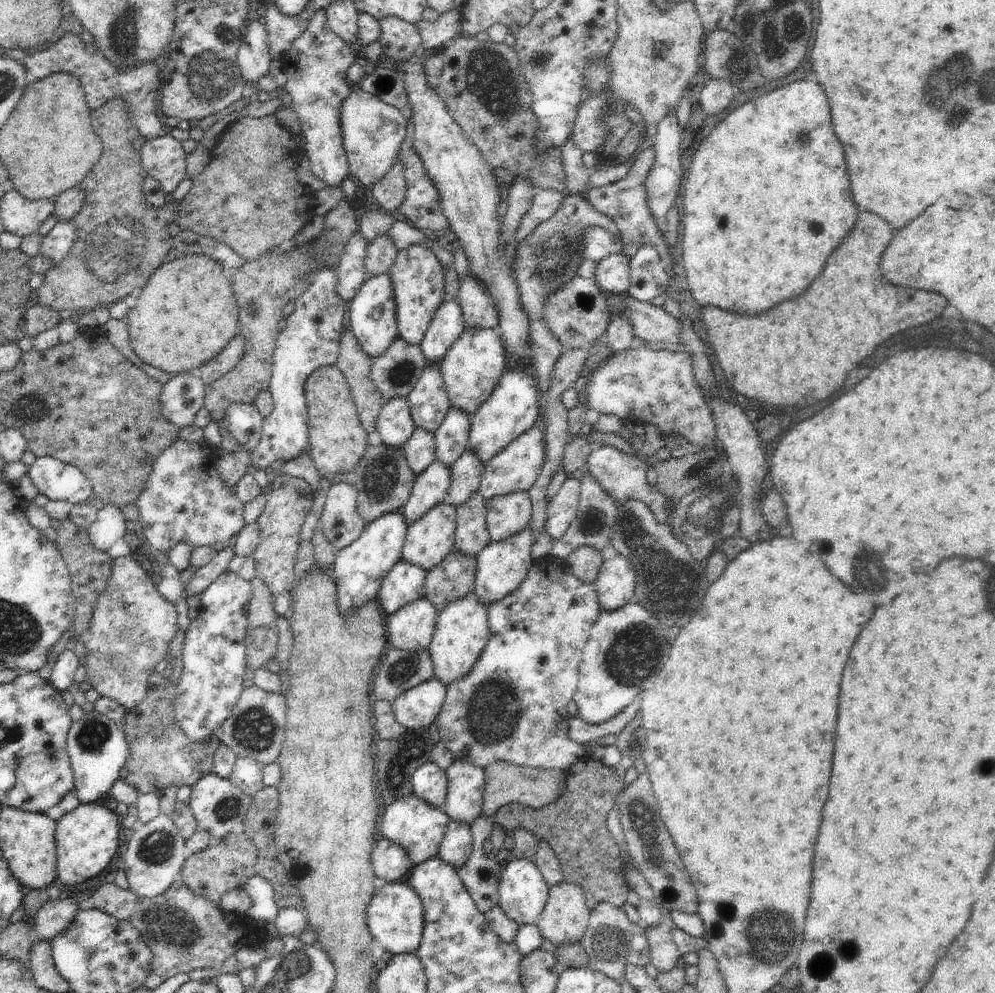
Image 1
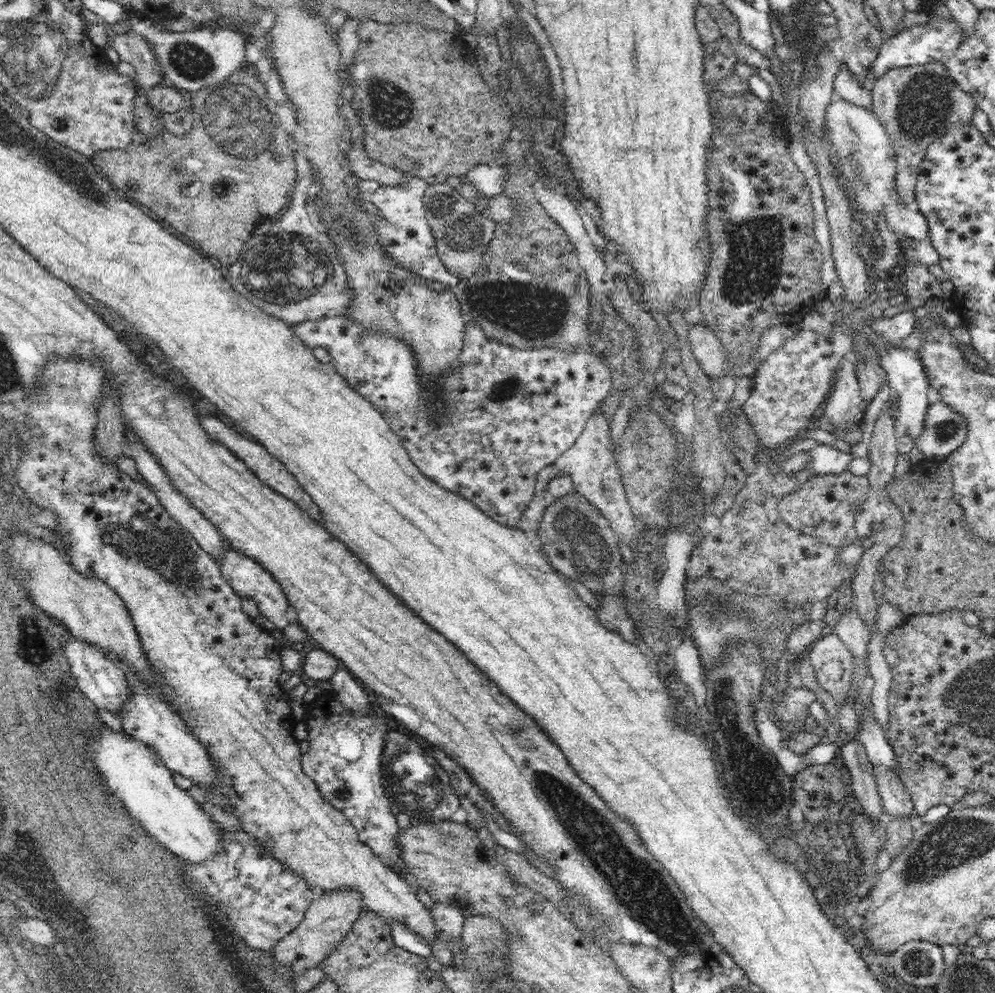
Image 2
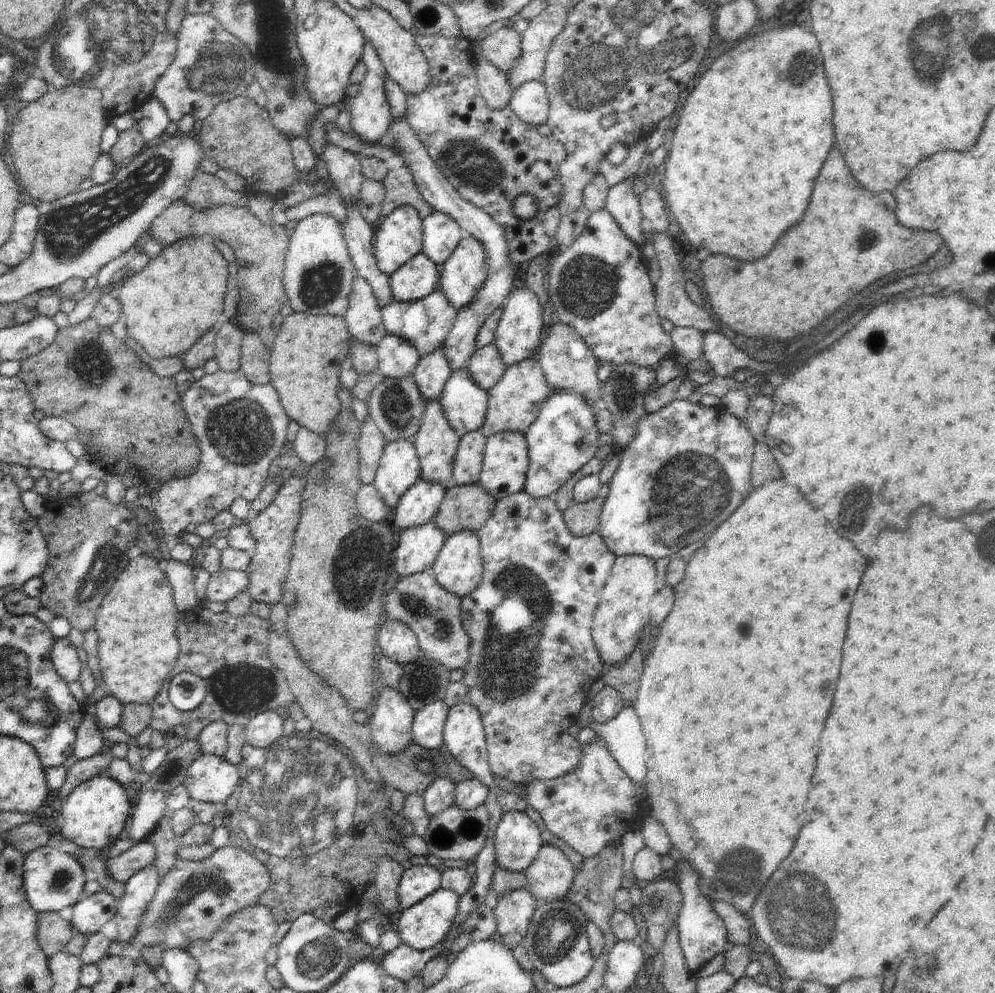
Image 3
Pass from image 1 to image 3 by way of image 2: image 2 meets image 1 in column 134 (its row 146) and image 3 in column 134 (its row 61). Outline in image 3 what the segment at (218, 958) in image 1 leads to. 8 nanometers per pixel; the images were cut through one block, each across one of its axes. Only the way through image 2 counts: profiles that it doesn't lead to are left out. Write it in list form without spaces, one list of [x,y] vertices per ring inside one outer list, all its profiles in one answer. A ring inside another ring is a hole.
[[[232,845],[215,849],[212,856],[201,861],[177,859],[170,871],[162,880],[159,880],[156,894],[154,894],[152,902],[146,906],[146,912],[138,926],[138,934],[134,936],[132,943],[140,948],[158,944],[158,946],[164,946],[165,952],[173,947],[188,950],[188,947],[184,947],[184,945],[192,945],[196,939],[208,942],[216,930],[222,926],[221,922],[248,906],[257,905],[260,896],[268,890],[269,886],[267,865],[260,862],[247,850]]]

